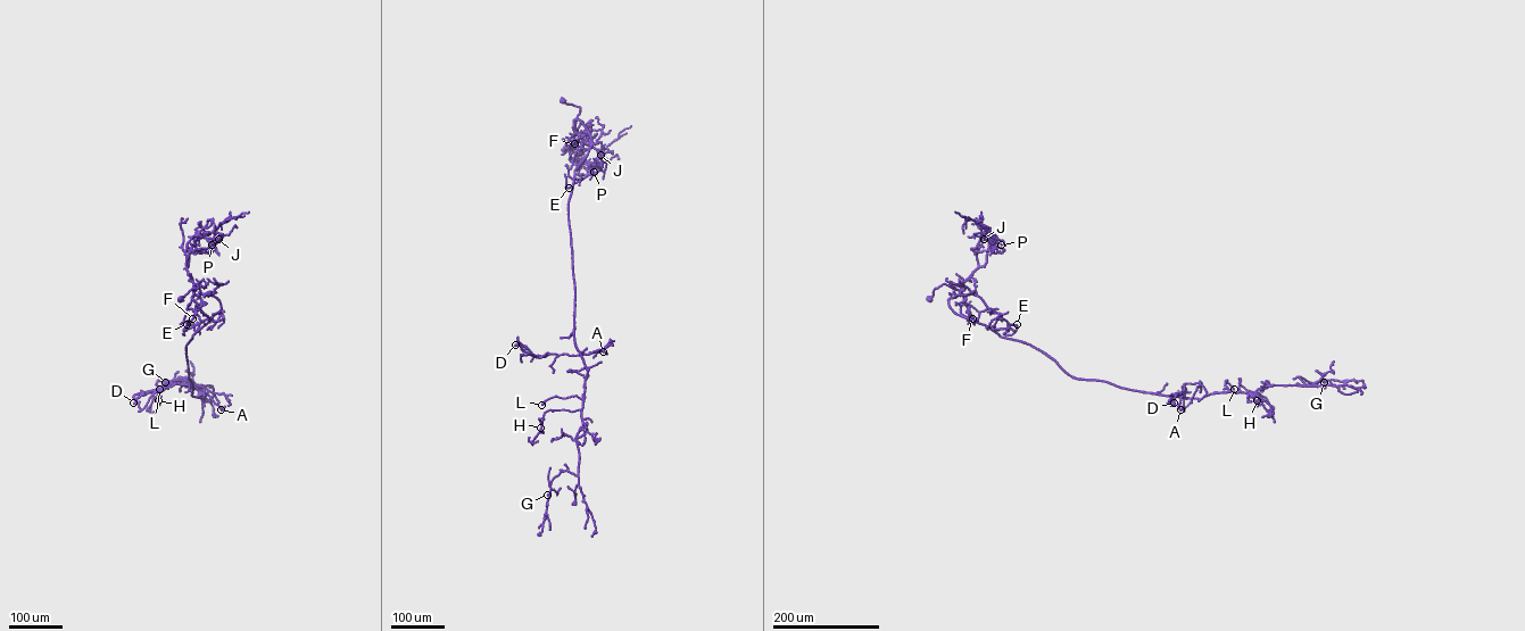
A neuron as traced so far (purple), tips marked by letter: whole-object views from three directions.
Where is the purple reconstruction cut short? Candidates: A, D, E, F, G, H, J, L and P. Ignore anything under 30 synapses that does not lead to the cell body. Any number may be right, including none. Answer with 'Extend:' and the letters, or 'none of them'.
Extend: J

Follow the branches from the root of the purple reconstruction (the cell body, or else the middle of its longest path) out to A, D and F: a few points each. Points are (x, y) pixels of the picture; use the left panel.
A: (180, 299), (198, 285), (193, 288), (192, 298), (209, 318), (187, 345), (191, 395), (206, 392), (221, 409)
D: (180, 299), (197, 284), (192, 298), (209, 318), (187, 346), (198, 396), (175, 383), (141, 392), (133, 403)
F: (180, 299), (198, 285), (192, 290), (200, 301), (192, 318)

